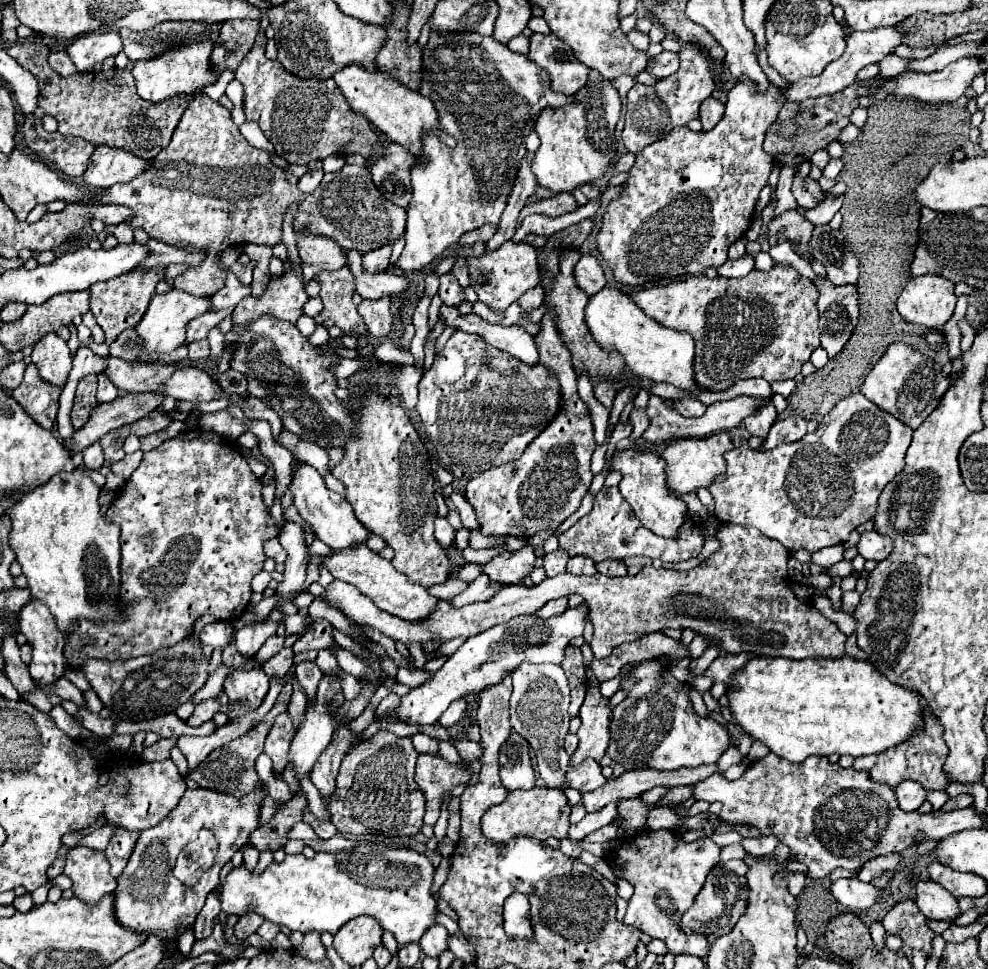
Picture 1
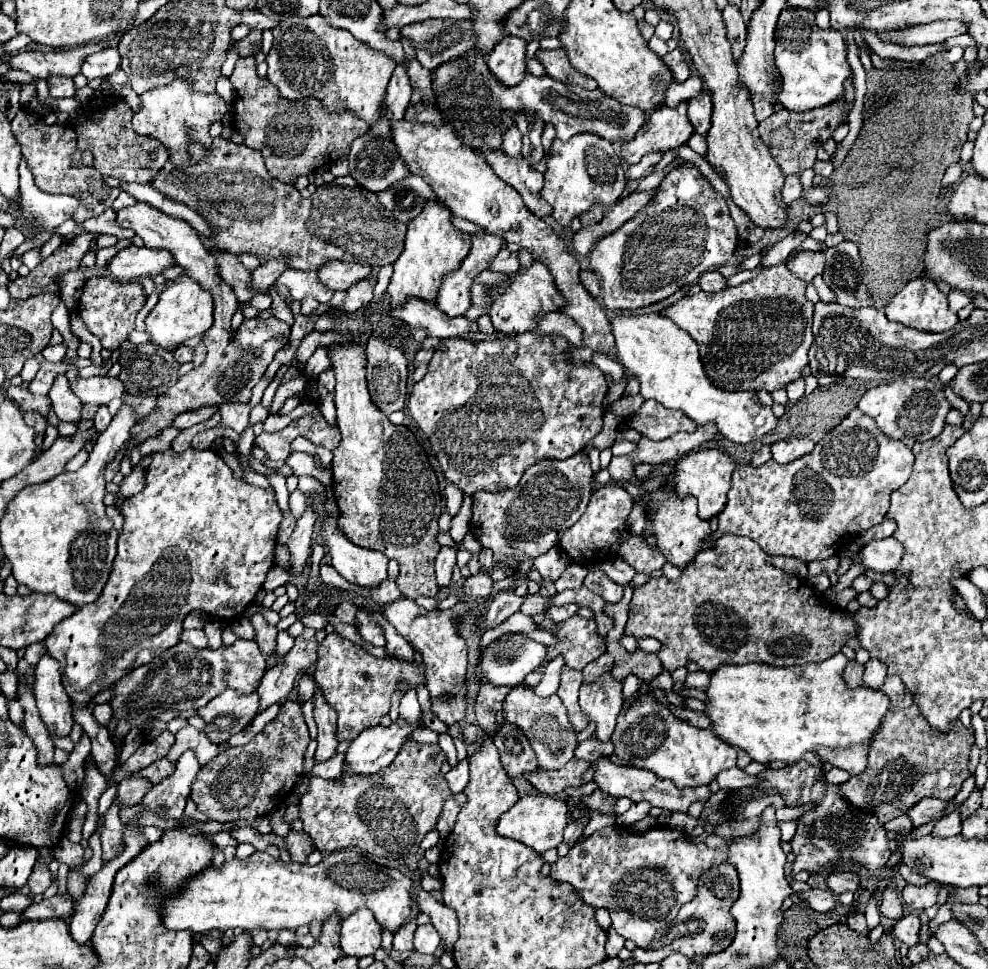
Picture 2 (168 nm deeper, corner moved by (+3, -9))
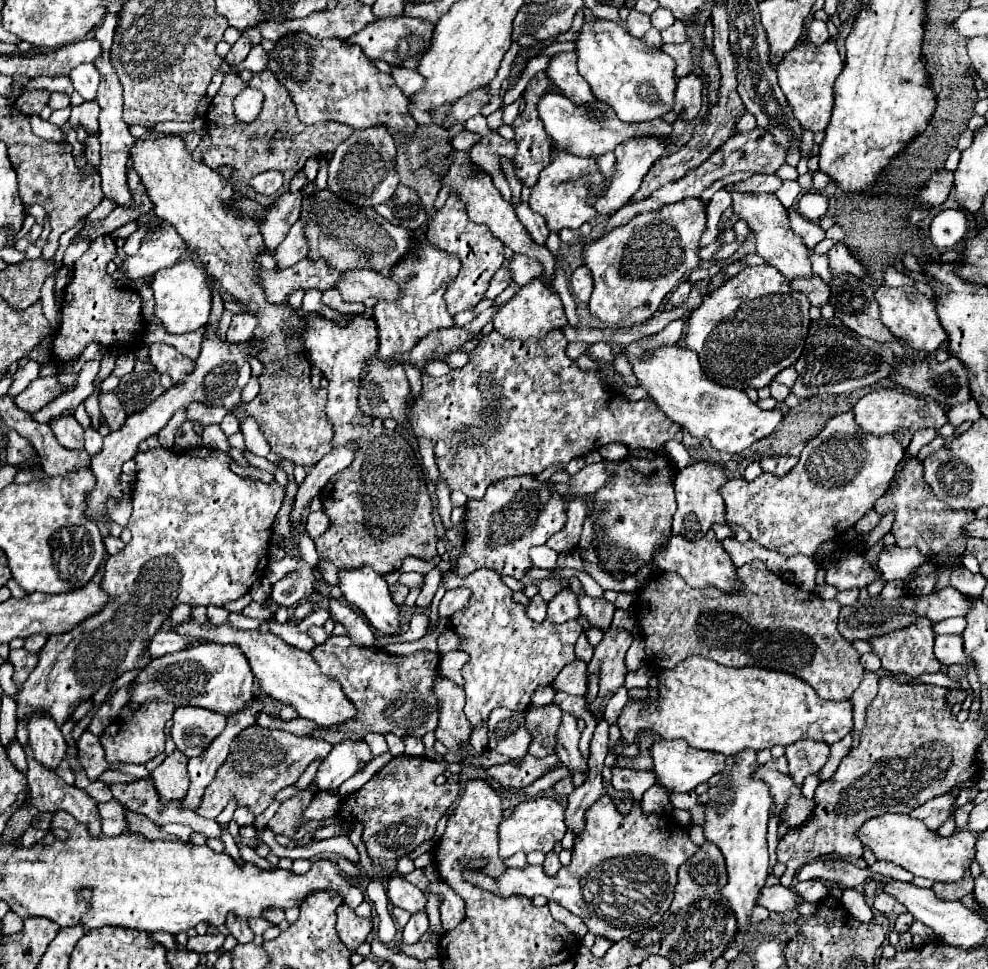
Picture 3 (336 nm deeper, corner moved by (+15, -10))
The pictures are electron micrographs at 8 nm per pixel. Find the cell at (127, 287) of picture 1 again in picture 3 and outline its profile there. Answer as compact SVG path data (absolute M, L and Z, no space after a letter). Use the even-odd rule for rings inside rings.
M105 235L91 241L87 253L73 265L73 281L65 287L65 303L61 309L61 327L53 341L57 361L71 361L87 343L95 341L109 347L111 343L139 343L141 339L141 297L133 289L115 289L107 273L107 263L115 257L115 241Z

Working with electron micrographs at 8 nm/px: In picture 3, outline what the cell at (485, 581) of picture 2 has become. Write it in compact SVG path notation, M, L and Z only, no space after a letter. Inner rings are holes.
M465 587L447 591L447 593L443 595L441 603L439 603L439 615L441 615L441 617L451 617L453 613L461 611L461 609L469 603L469 595L471 595L471 591L465 589Z

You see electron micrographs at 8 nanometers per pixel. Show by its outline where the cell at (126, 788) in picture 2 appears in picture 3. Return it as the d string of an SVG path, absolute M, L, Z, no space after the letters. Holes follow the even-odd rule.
M111 799L107 803L99 803L99 813L101 813L101 829L103 835L121 835L127 825L125 825L125 805L117 799Z

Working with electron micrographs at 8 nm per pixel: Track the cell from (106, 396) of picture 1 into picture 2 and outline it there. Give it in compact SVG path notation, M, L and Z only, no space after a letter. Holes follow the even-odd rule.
M101 406L93 418L93 424L95 424L95 432L101 434L101 430L105 430L105 426L109 426L111 422L111 414L107 410L107 406Z

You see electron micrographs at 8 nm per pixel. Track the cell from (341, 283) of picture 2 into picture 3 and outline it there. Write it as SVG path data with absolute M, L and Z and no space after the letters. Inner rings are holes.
M353 269L343 271L341 279L337 281L335 289L339 289L343 301L347 303L361 303L367 297L375 299L397 299L397 285L389 281L385 275L371 271L371 269Z

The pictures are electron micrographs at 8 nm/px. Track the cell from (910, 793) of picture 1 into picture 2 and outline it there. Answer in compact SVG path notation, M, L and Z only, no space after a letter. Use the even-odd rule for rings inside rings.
M923 798L919 804L915 804L907 816L911 818L913 826L923 826L933 820L939 820L947 814L947 802L939 798Z

